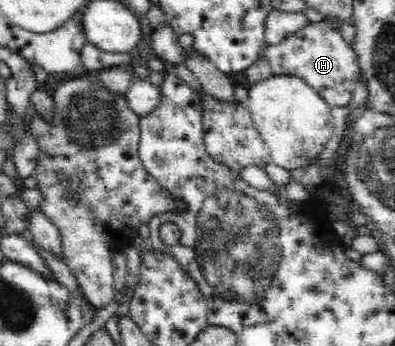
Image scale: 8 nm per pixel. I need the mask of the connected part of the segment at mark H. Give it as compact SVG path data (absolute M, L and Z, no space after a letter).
M337 20L310 22L277 45L269 45L264 41L257 59L267 60L273 77L291 76L303 79L331 109L345 107L352 99L360 75L358 58L351 45L343 39L339 27Z

